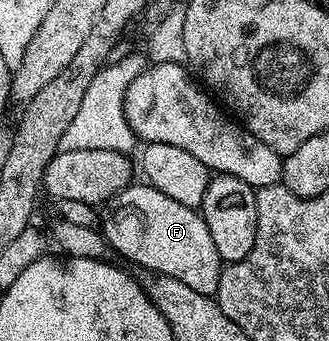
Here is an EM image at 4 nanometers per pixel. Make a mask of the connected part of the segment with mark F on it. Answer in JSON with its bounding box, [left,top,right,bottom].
[102,184,223,297]

